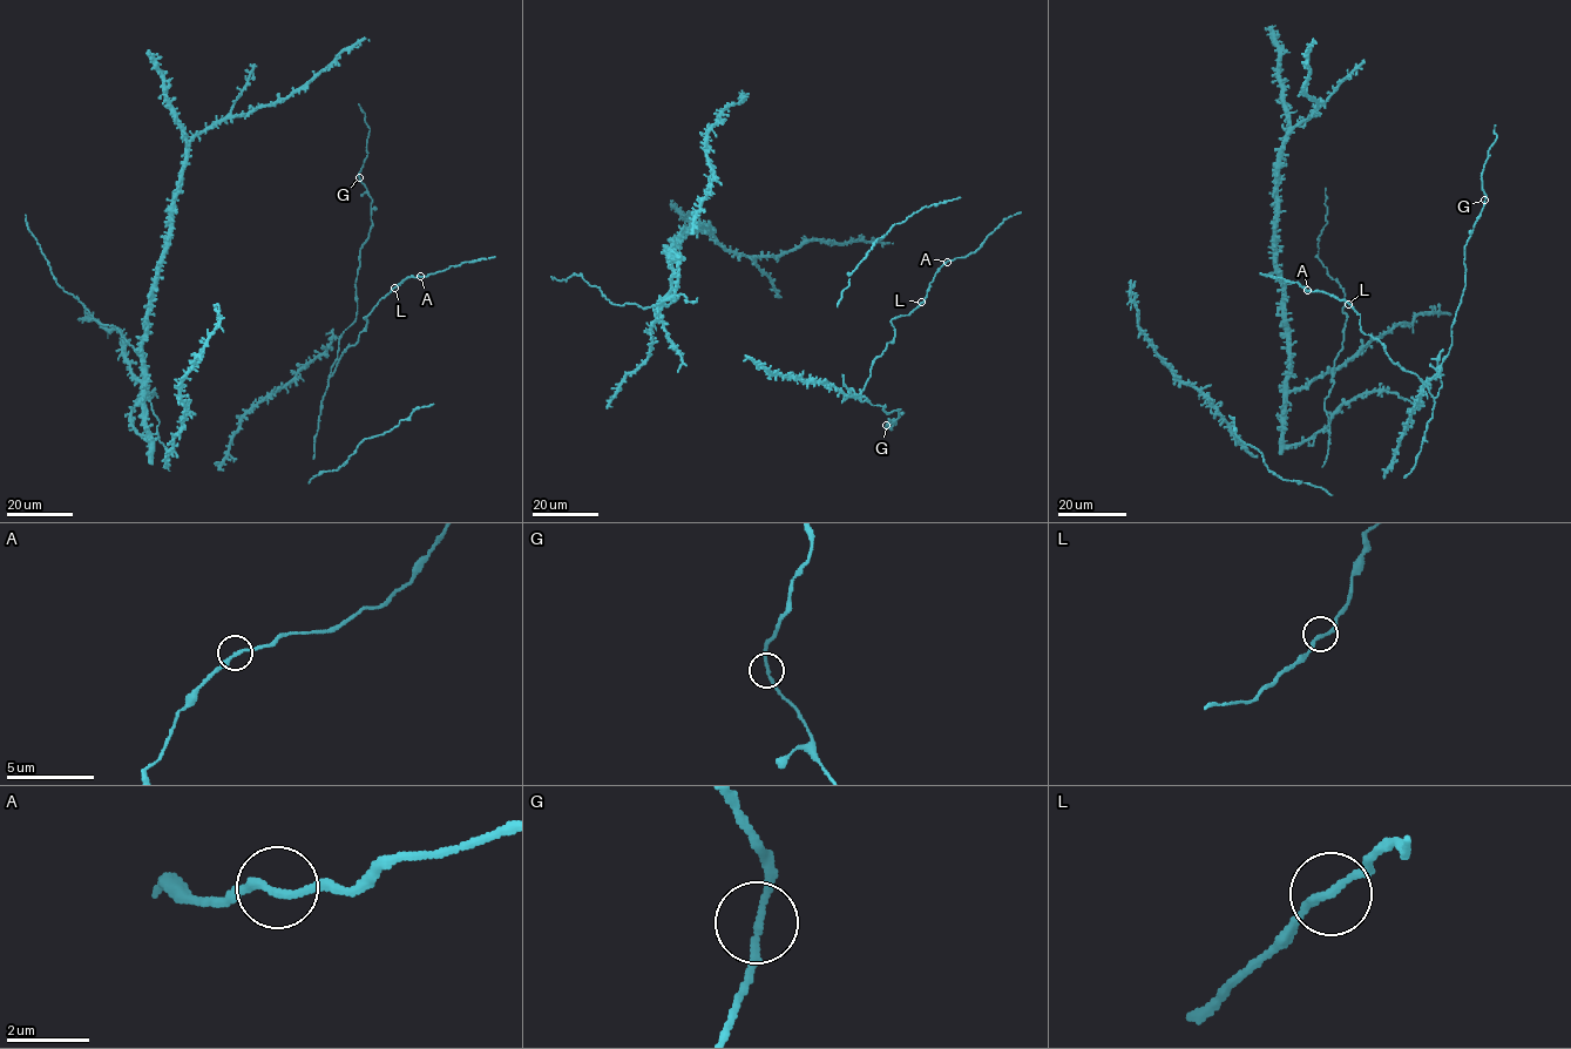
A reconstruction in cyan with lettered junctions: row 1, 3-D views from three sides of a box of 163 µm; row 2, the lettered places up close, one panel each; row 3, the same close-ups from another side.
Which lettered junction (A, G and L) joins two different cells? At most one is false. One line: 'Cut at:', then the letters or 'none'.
Cut at: none

